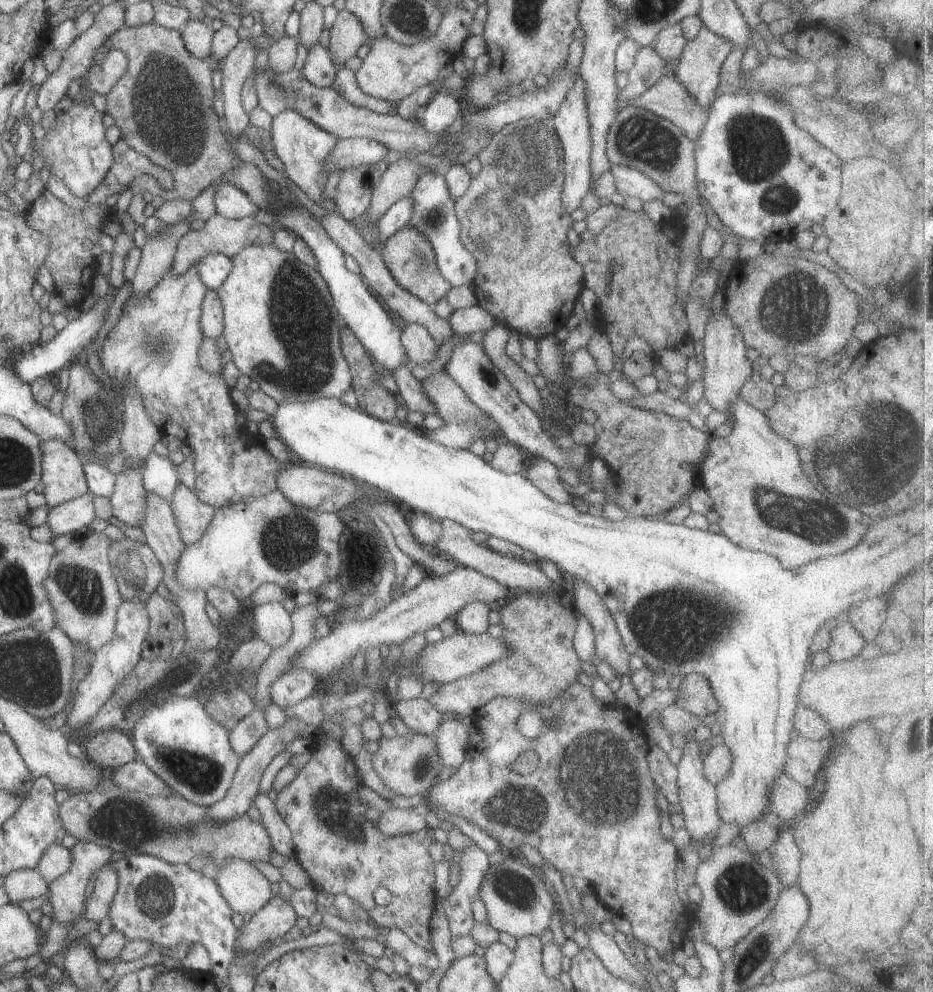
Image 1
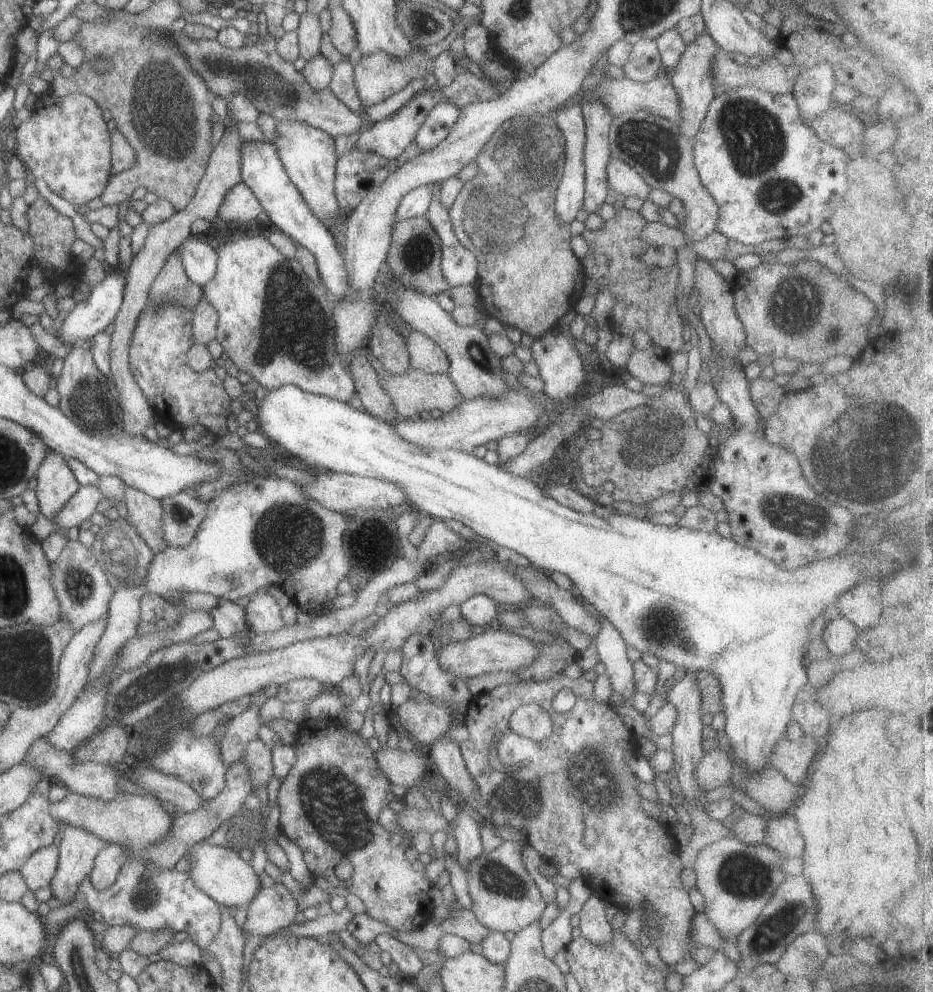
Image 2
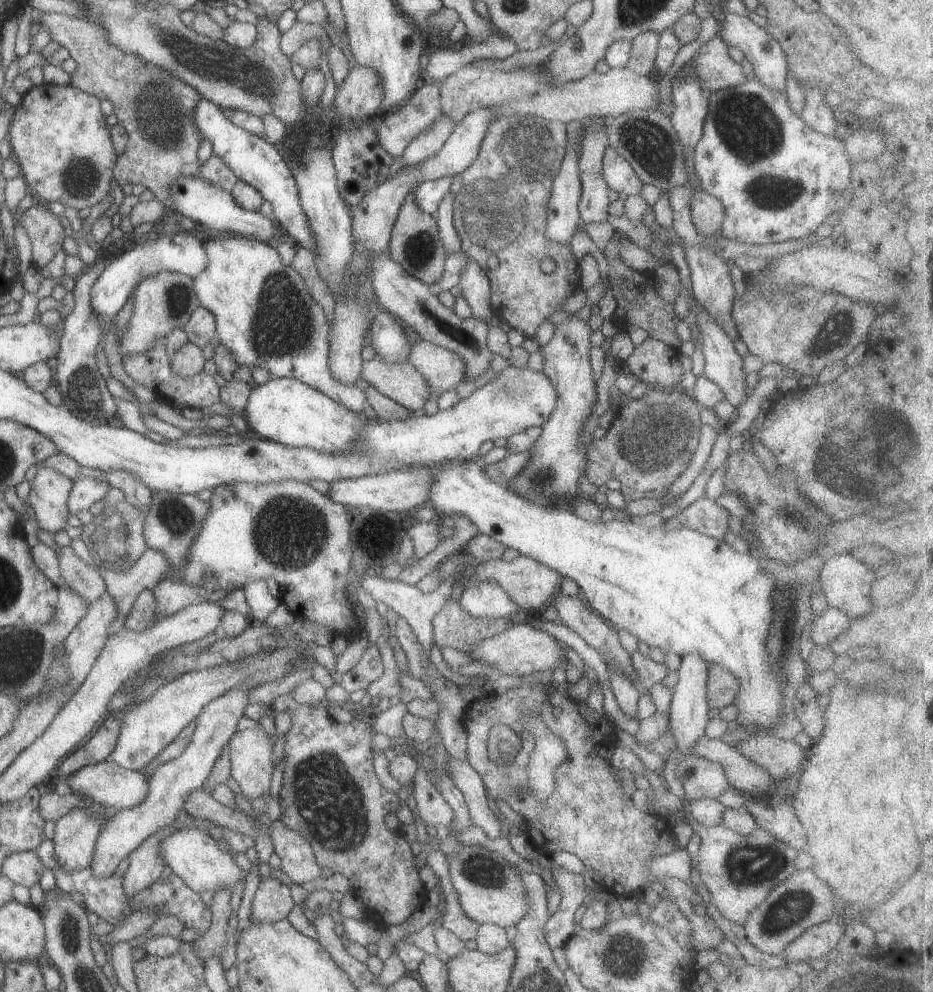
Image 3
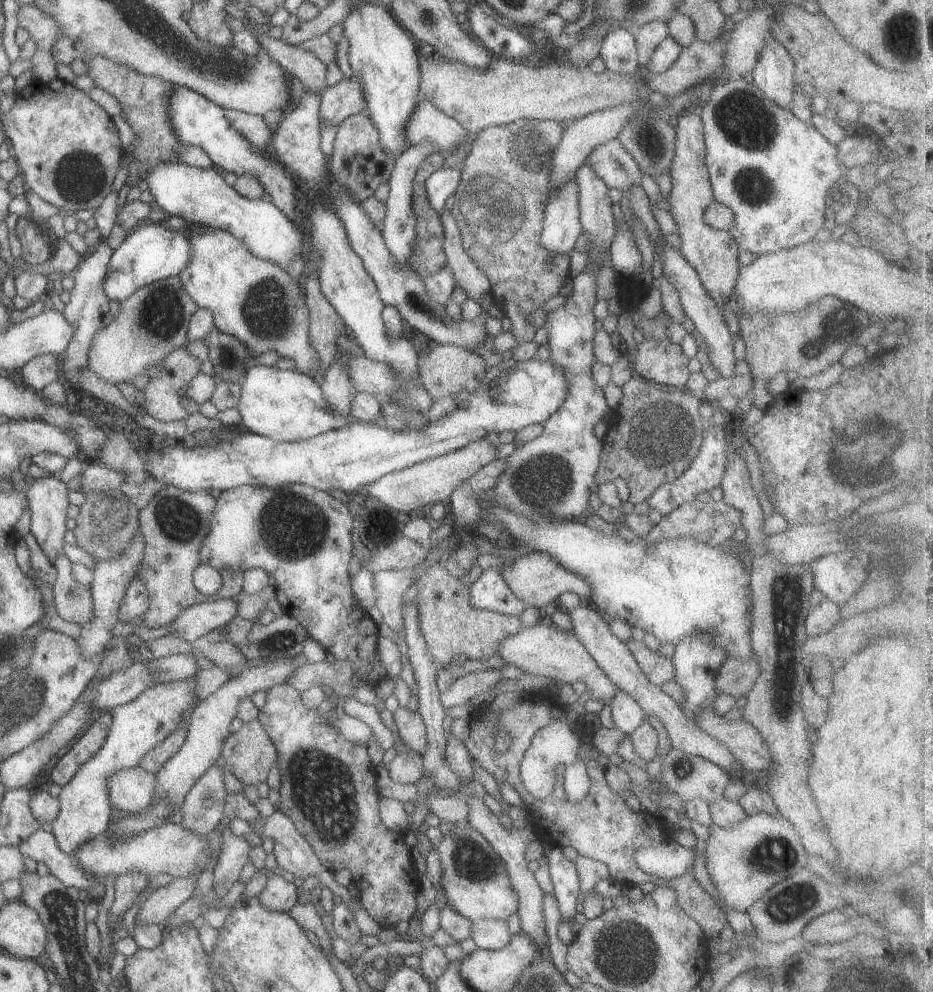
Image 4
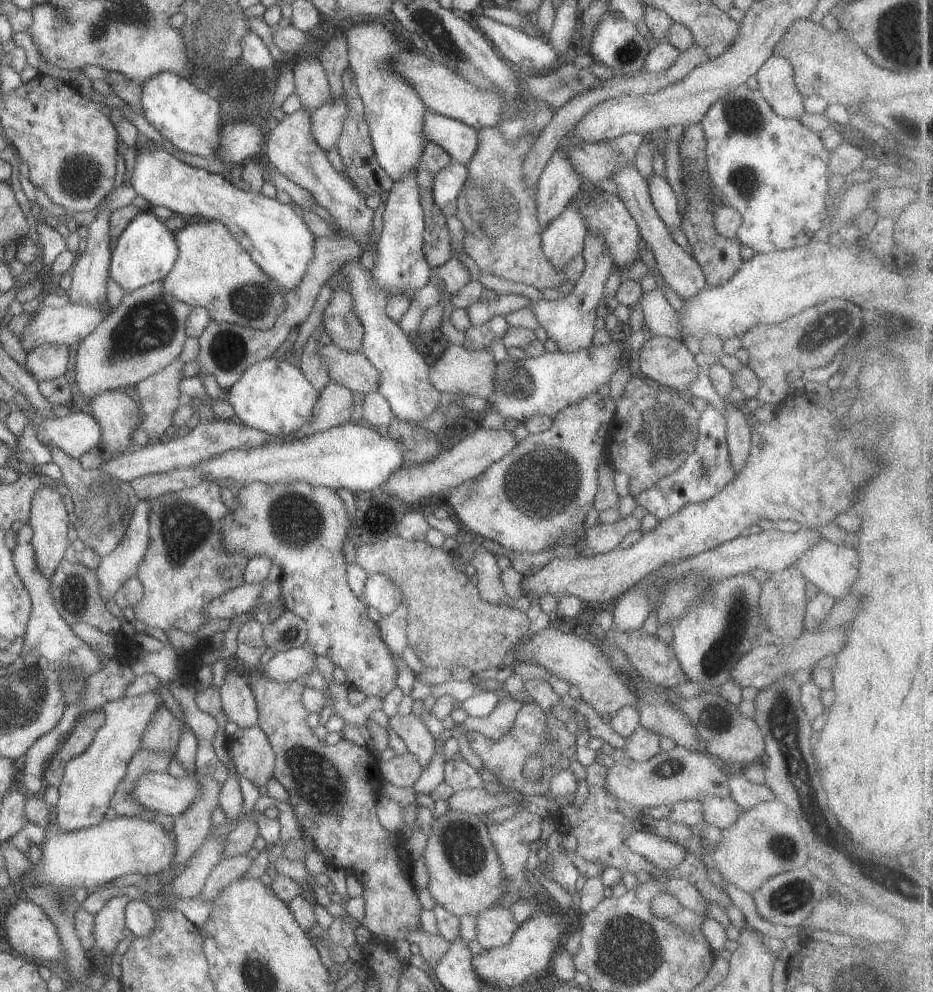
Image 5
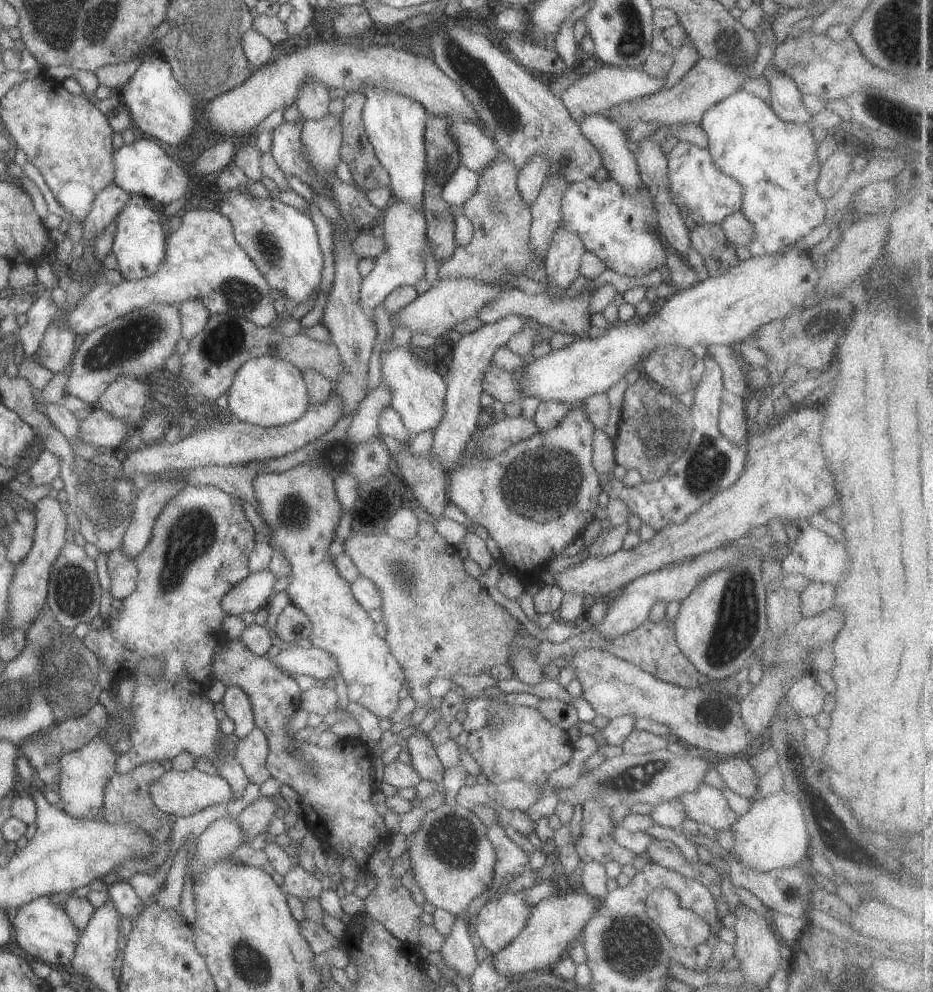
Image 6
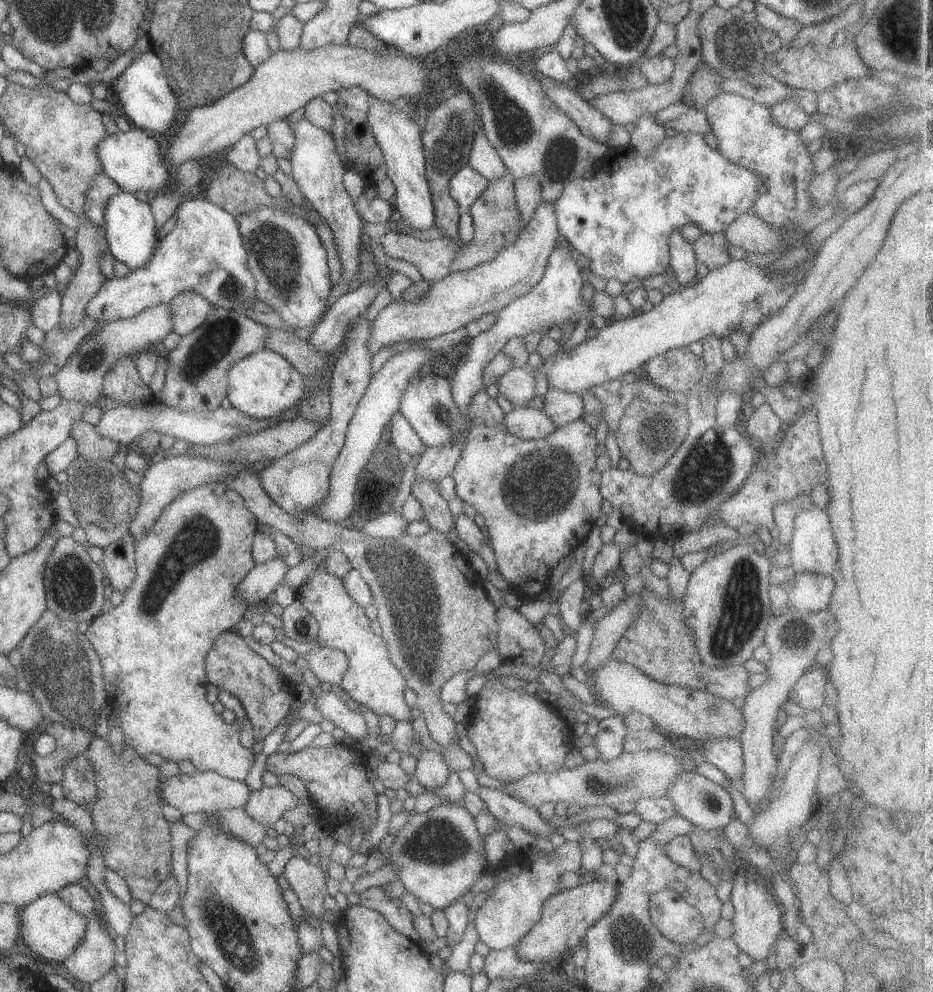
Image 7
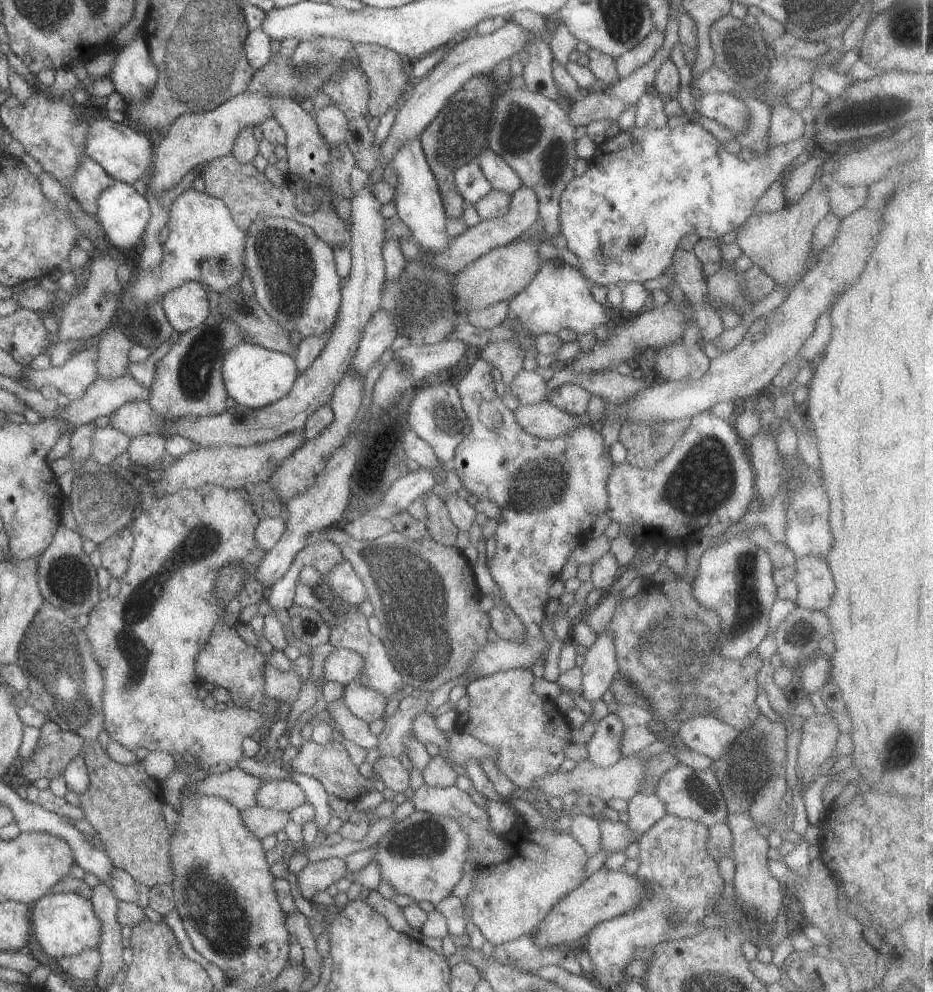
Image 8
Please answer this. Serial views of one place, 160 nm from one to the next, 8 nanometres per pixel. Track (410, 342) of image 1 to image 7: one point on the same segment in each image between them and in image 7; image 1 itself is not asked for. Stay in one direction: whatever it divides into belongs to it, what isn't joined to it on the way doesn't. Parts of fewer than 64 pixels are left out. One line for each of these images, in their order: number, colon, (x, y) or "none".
2: (423, 355)
3: (441, 369)
4: (443, 370)
5: (458, 369)
6: (499, 384)
7: (516, 385)

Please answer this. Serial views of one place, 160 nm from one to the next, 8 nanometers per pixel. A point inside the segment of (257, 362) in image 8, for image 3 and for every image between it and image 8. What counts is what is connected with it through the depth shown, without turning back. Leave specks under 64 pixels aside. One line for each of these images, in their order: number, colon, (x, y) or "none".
3: (284, 410)
4: (285, 405)
5: (272, 396)
6: (266, 391)
7: (262, 385)

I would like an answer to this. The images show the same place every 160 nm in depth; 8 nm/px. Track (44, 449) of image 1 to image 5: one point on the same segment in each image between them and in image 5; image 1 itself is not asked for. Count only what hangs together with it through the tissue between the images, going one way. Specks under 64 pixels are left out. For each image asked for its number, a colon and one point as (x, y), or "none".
2: (55, 484)
3: (48, 491)
4: (46, 497)
5: (47, 518)

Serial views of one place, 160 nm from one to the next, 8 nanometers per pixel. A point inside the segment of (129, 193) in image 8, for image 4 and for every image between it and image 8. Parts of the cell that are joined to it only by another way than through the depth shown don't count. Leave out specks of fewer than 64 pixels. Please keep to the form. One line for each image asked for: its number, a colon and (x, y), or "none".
4: (150, 252)
5: (144, 252)
6: (139, 243)
7: (130, 232)

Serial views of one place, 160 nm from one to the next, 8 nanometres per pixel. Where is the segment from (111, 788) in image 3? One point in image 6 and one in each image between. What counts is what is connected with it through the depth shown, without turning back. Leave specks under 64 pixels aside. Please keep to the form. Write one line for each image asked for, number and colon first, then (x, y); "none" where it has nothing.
4: (131, 790)
5: (156, 791)
6: (181, 793)

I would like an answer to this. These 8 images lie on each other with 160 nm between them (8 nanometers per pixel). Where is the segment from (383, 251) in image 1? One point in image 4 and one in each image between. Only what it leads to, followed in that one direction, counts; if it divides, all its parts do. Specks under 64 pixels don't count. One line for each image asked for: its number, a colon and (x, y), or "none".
2: (413, 257)
3: (414, 243)
4: (426, 257)

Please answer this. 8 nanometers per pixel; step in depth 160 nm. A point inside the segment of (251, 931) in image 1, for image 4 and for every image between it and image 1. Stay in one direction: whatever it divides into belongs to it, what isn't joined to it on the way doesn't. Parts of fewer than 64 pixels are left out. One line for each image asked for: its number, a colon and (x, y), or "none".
2: (273, 908)
3: (272, 901)
4: (278, 895)

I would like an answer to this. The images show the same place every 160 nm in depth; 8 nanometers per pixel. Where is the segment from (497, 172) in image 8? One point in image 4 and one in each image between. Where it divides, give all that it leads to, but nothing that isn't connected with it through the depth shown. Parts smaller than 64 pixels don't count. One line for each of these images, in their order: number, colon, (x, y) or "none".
4: (427, 124)
5: (457, 139)
6: (476, 150)
7: (482, 157)

